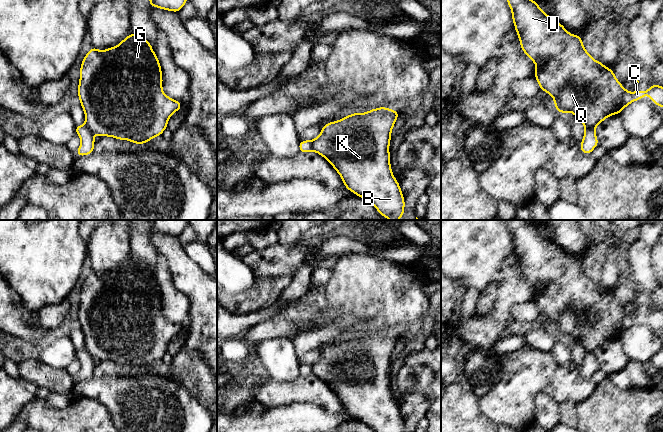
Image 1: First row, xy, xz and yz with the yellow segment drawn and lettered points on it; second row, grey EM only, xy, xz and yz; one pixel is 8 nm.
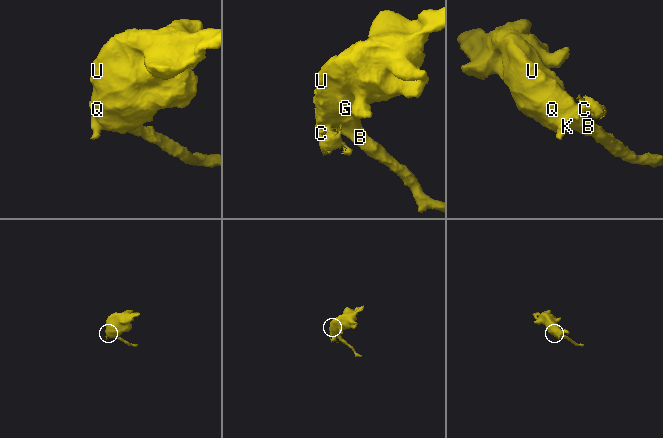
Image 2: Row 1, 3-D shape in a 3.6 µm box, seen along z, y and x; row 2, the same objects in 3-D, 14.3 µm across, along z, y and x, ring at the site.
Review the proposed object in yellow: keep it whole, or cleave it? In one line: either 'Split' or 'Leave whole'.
Split

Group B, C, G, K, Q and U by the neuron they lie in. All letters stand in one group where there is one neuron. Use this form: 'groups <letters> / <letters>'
groups B G K Q U / C

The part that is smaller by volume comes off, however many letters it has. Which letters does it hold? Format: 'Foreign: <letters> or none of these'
Foreign: C

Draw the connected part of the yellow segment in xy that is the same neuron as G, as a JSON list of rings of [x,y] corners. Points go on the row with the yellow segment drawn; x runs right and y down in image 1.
[[[133,32],[115,47],[99,51],[96,47],[84,57],[80,67],[78,97],[85,113],[85,125],[100,137],[110,136],[119,140],[129,140],[134,144],[145,144],[162,135],[171,115],[182,108],[179,101],[171,99],[162,90],[160,62],[152,50],[152,45]]]

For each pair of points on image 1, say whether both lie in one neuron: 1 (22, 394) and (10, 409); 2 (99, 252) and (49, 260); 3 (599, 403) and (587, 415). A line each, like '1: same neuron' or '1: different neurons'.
1: same neuron
2: different neurons
3: same neuron

